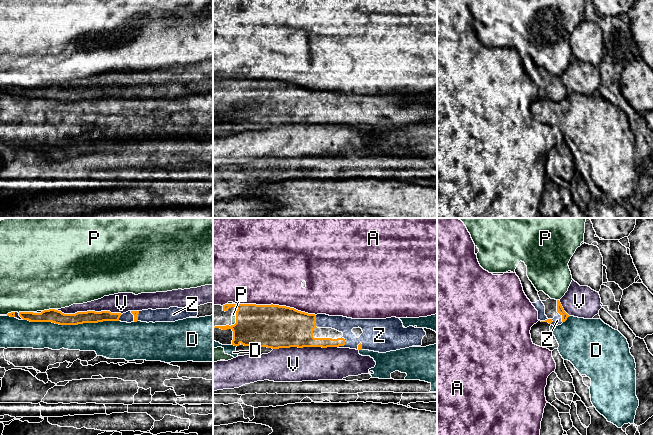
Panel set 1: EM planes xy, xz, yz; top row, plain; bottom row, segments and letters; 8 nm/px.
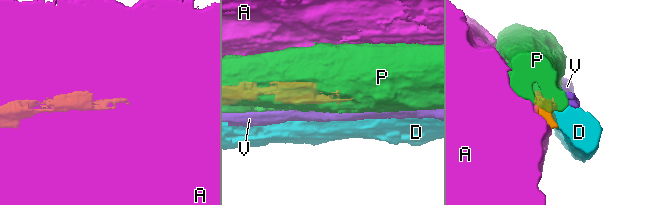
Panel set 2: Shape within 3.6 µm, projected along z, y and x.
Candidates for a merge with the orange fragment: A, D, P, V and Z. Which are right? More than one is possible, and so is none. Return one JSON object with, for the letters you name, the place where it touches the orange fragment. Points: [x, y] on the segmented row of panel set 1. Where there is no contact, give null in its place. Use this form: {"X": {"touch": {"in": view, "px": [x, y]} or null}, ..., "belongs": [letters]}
{"Z": {"touch": {"in": "xz", "px": [344, 344]}}, "belongs": ["Z"]}

